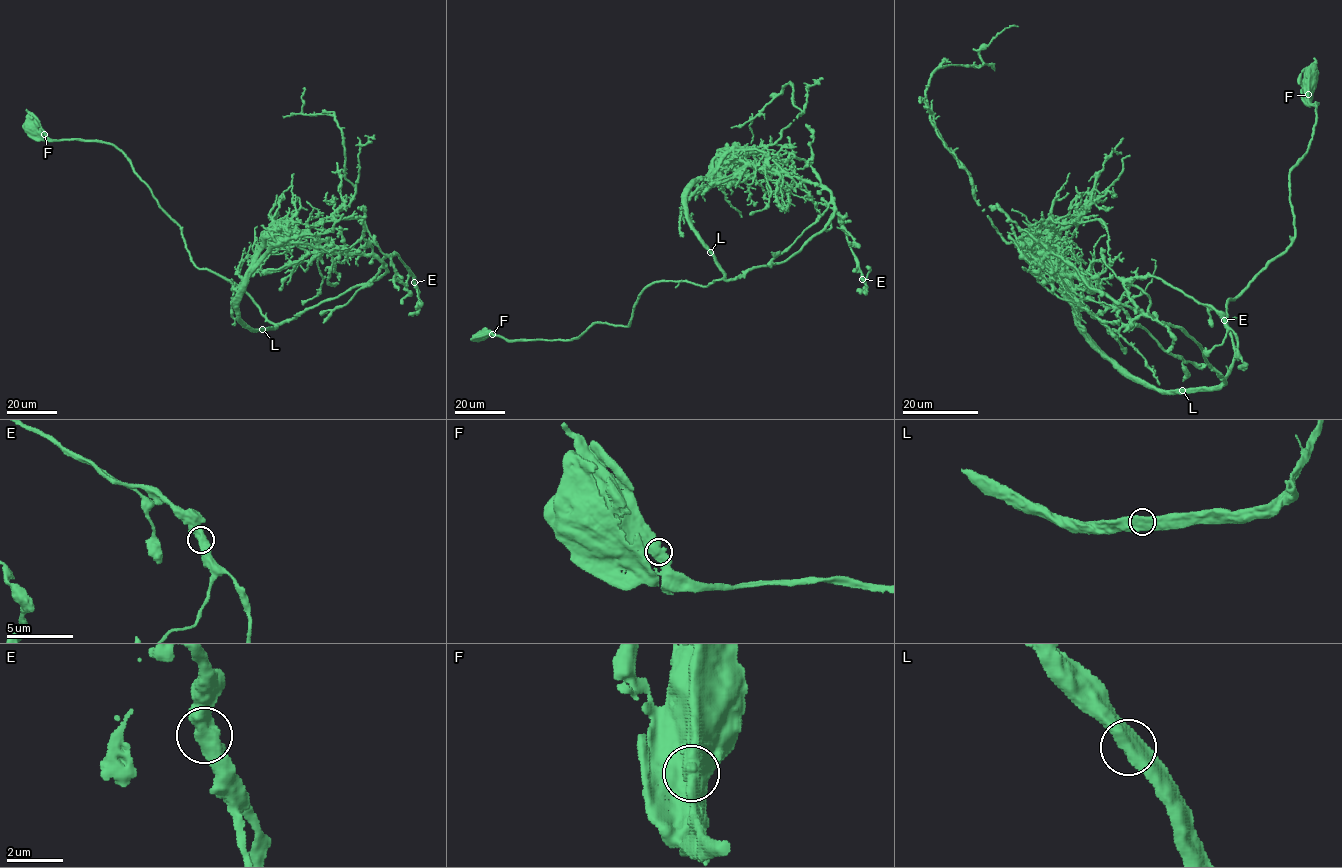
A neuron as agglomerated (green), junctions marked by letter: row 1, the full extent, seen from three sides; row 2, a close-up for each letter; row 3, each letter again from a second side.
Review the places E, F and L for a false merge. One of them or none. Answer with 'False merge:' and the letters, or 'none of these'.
False merge: none of these

